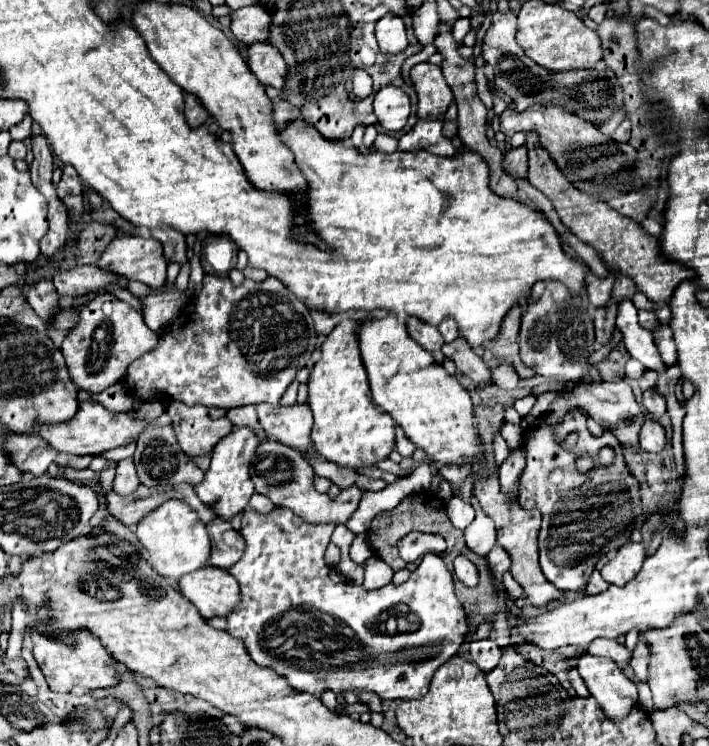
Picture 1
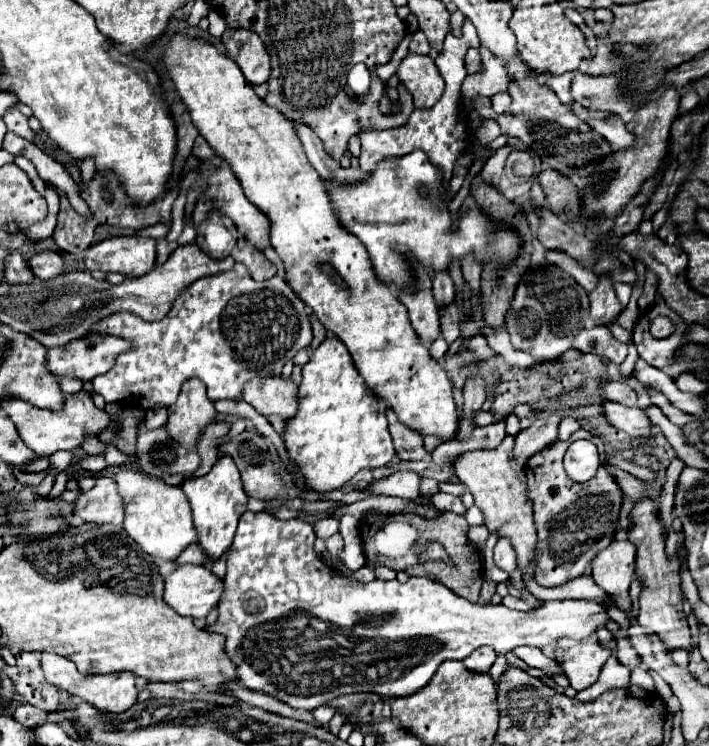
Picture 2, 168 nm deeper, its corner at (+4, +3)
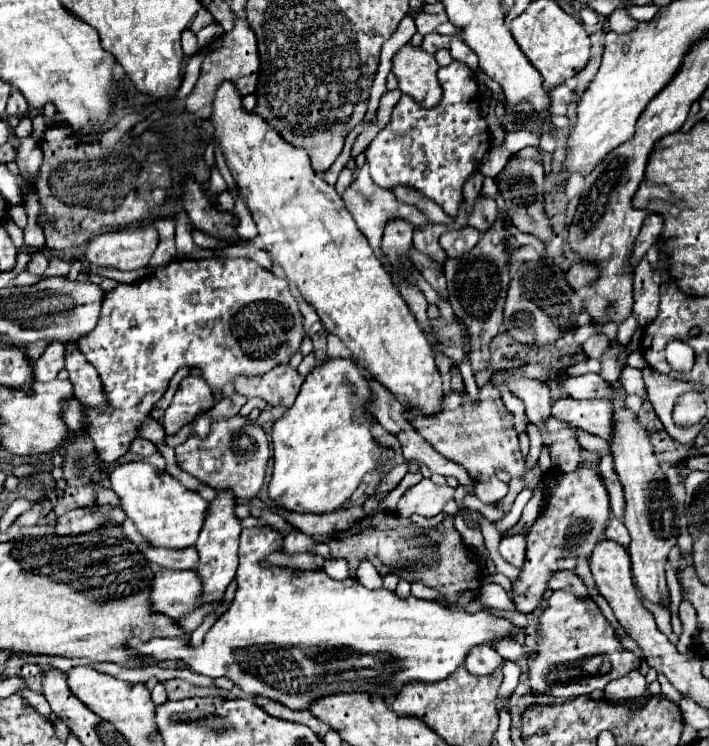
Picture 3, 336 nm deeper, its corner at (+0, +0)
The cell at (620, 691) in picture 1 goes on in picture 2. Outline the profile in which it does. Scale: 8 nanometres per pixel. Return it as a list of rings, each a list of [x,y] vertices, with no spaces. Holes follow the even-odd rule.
[[[592,635],[588,639],[576,641],[576,645],[563,642],[563,645],[555,648],[555,659],[560,661],[562,667],[566,667],[564,673],[576,691],[584,689],[584,685],[590,687],[598,679],[598,673],[604,667],[606,659],[612,655],[610,651],[600,649],[596,641],[596,635]]]

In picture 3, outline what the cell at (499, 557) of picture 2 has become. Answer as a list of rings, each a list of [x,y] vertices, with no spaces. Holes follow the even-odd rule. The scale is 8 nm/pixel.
[[[512,534],[512,536],[502,536],[500,542],[500,554],[516,568],[524,564],[524,554],[526,554],[526,534]]]

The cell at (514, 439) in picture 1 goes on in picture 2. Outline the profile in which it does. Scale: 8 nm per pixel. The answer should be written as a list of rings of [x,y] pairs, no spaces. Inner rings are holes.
[[[506,435],[502,445],[494,451],[468,451],[450,461],[454,463],[456,477],[474,495],[474,501],[484,515],[484,525],[488,527],[488,531],[492,535],[506,537],[518,555],[518,567],[522,571],[528,571],[532,569],[536,553],[536,527],[532,517],[532,503],[524,491],[524,471],[514,461],[513,448],[514,437]]]

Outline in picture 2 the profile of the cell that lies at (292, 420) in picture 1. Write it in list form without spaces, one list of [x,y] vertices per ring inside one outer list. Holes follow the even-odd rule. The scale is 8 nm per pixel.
[[[276,375],[276,379],[264,379],[264,383],[248,383],[242,399],[264,417],[278,415],[288,421],[298,409],[296,393],[298,387],[292,381],[284,381],[280,375]]]

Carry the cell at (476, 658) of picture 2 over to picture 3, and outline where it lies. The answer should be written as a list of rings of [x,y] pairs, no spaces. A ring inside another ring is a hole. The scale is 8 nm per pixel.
[[[480,644],[468,652],[468,656],[464,660],[464,668],[474,676],[486,676],[486,674],[492,674],[500,662],[502,662],[502,658],[498,656],[498,652],[492,646]]]

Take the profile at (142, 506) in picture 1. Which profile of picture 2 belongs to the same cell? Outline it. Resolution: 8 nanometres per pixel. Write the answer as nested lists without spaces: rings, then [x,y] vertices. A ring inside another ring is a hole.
[[[98,477],[96,485],[78,497],[74,513],[90,523],[122,525],[124,499],[118,493],[116,481],[108,477]]]

